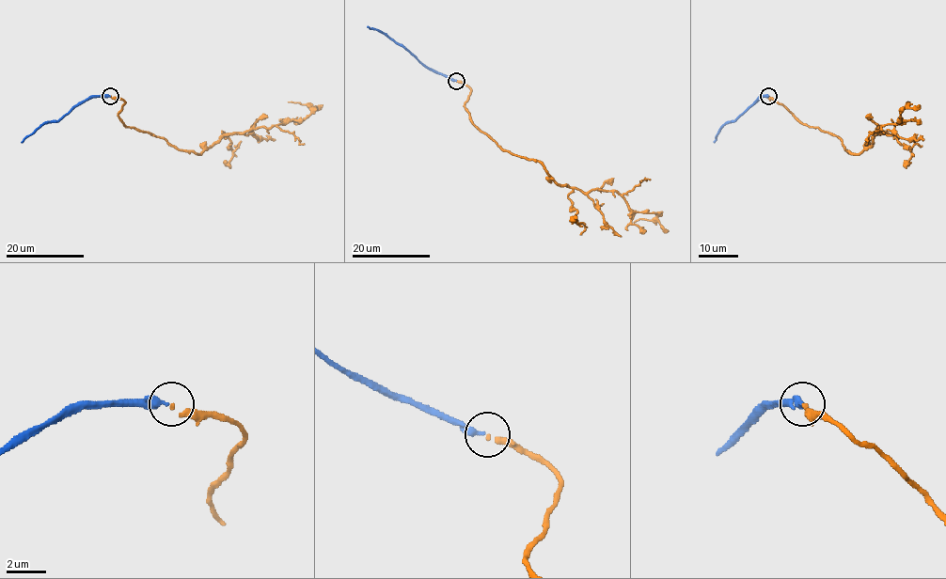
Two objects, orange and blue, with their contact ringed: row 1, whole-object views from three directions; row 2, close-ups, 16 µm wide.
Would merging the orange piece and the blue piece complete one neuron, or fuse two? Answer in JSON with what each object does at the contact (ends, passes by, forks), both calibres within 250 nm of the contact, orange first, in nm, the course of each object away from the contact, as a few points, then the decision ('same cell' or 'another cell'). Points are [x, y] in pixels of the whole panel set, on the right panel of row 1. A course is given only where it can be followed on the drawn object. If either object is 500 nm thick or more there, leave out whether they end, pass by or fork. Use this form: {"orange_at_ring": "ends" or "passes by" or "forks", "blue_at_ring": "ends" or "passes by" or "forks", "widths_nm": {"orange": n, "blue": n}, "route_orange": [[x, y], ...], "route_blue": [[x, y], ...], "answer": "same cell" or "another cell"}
{"orange_at_ring": "ends", "blue_at_ring": "ends", "widths_nm": {"orange": 180, "blue": 300}, "route_orange": [[767, 96], [801, 122], [837, 136], [853, 153], [872, 145], [878, 127], [896, 124], [909, 101]], "route_blue": [[767, 96], [763, 96], [734, 121], [726, 122], [714, 142]], "answer": "same cell"}

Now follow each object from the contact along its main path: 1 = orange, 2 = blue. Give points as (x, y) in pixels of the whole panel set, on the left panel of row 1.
1: (110, 96), (125, 101), (118, 117), (126, 126), (197, 153), (224, 135), (304, 120), (311, 112), (288, 101)
2: (110, 96), (96, 96), (83, 101), (57, 121), (44, 122), (21, 142)

